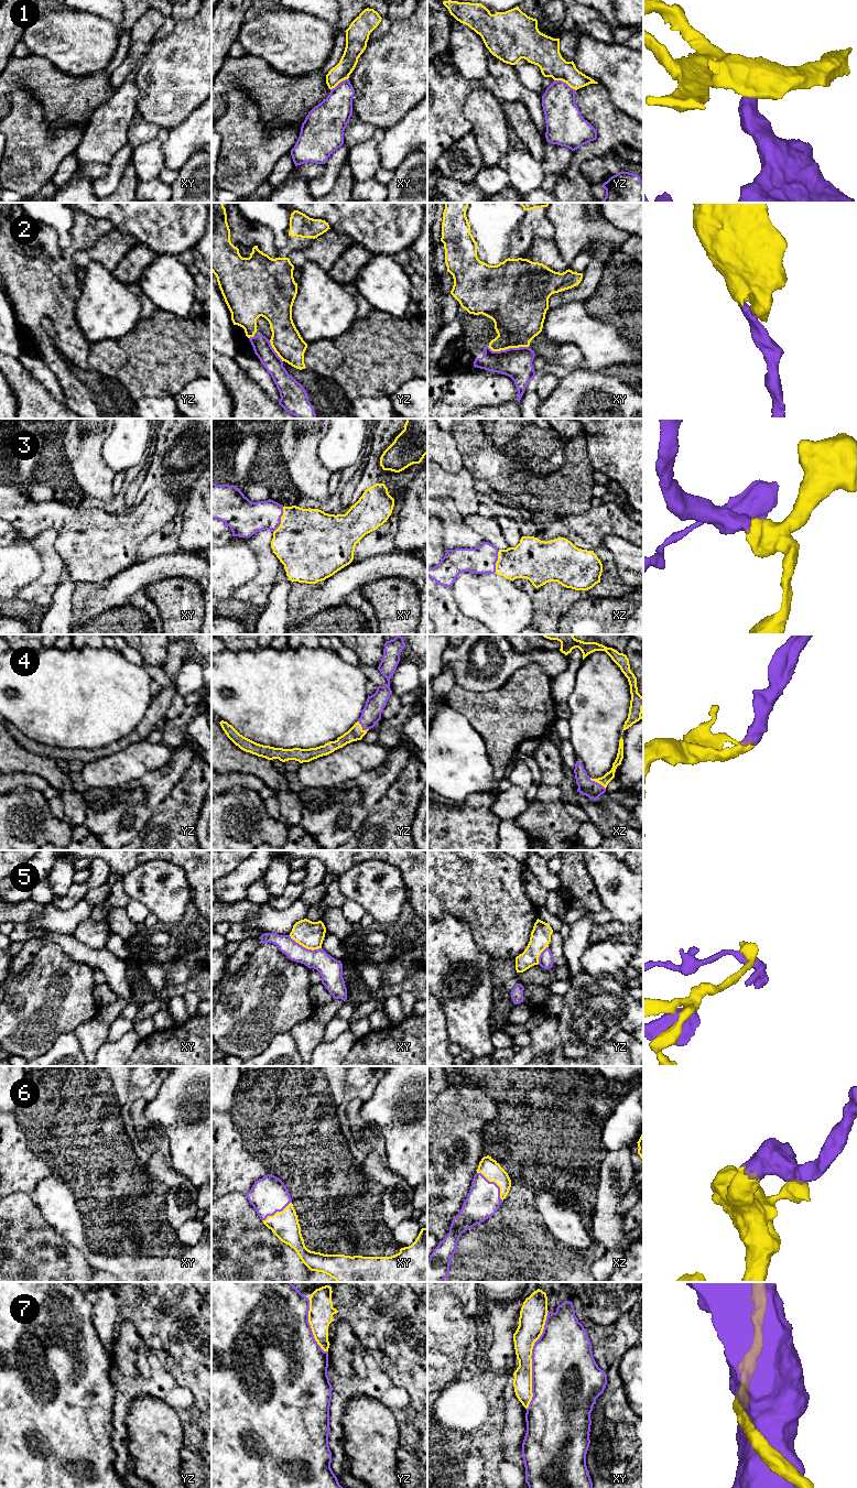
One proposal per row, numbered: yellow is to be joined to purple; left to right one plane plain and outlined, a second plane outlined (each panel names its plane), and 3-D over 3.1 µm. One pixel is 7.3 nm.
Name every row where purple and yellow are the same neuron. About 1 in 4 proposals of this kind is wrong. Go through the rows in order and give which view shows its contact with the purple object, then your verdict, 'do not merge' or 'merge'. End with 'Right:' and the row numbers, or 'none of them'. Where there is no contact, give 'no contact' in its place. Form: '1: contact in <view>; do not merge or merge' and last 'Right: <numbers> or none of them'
1: contact in yz; do not merge
2: contact in xy; merge
3: contact in xy; merge
4: contact in xz; merge
5: contact in xy; do not merge
6: contact in xz; merge
7: contact in xy; do not merge
Right: 2, 3, 4, 6

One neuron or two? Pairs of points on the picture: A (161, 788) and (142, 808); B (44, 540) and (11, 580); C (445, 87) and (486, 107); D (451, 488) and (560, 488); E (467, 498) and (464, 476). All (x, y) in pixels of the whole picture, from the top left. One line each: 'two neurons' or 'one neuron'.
A: one neuron
B: two neurons
C: two neurons
D: two neurons
E: one neuron

